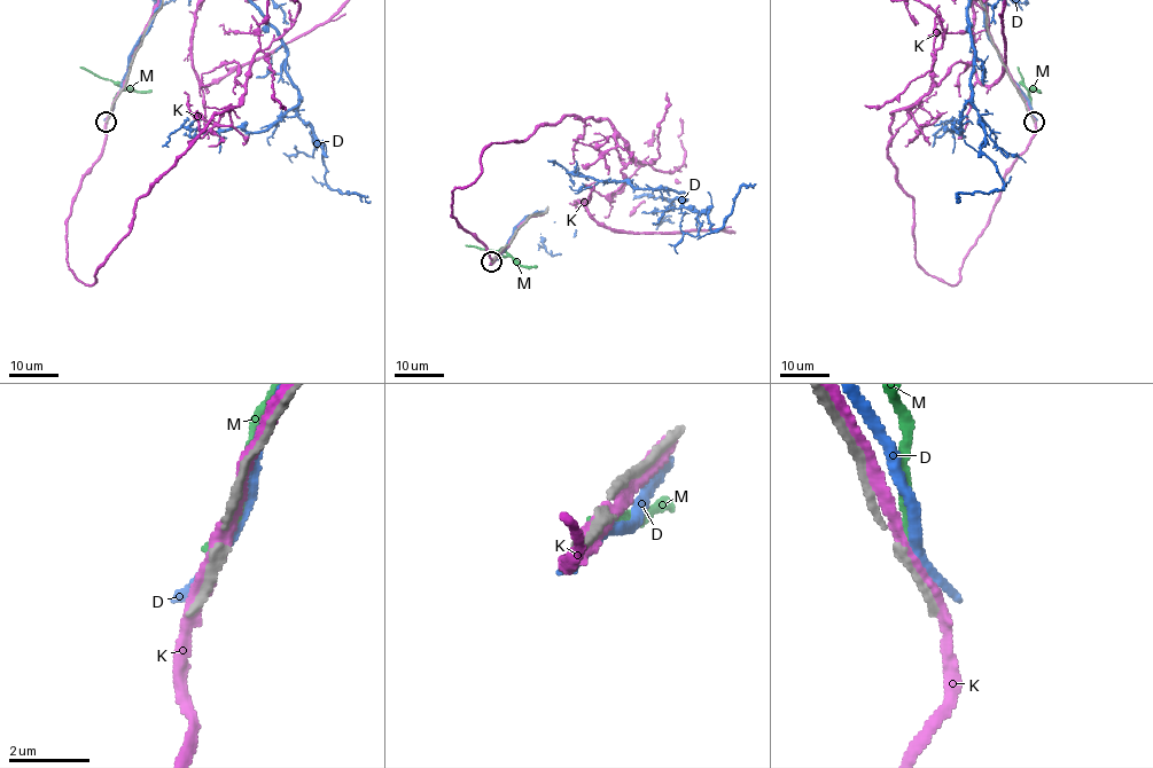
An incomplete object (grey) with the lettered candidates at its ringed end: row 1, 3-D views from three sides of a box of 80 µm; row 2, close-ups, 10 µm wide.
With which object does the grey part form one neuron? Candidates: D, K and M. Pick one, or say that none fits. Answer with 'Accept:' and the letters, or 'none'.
Accept: none

